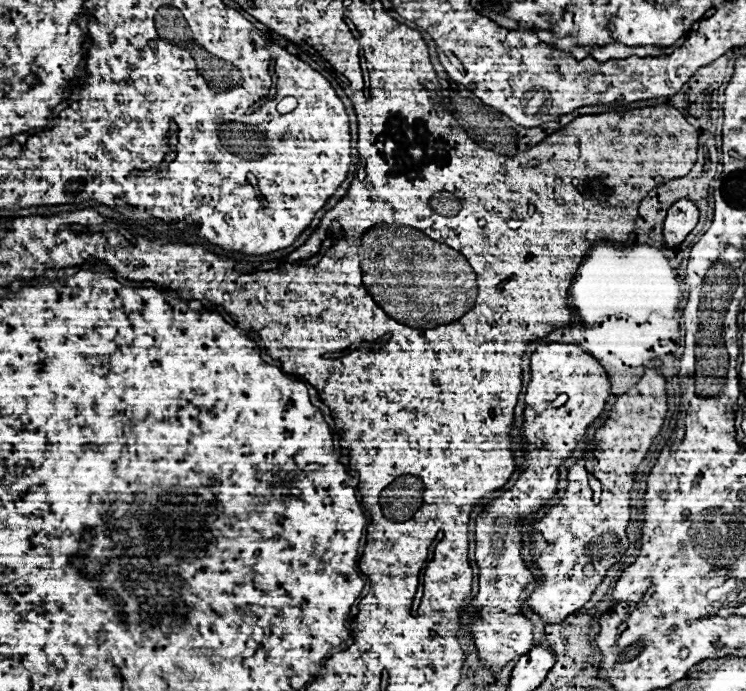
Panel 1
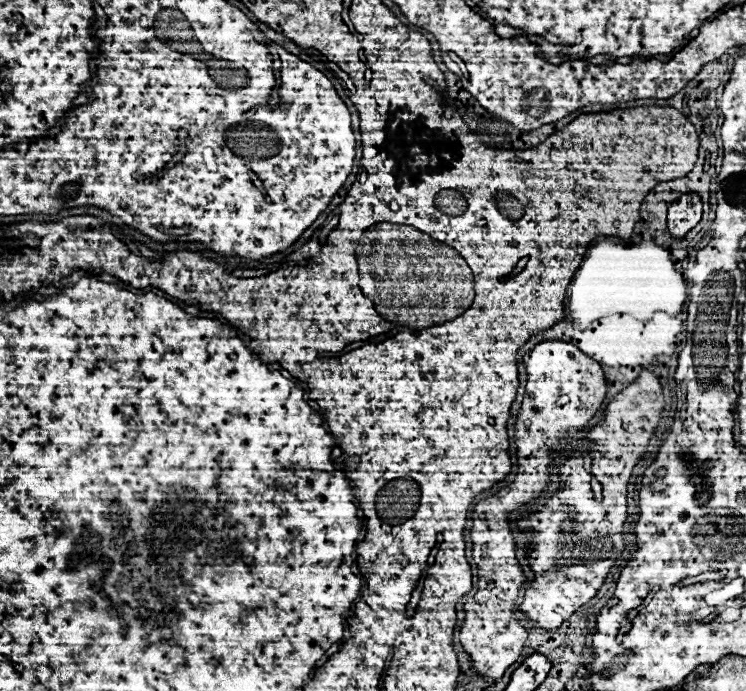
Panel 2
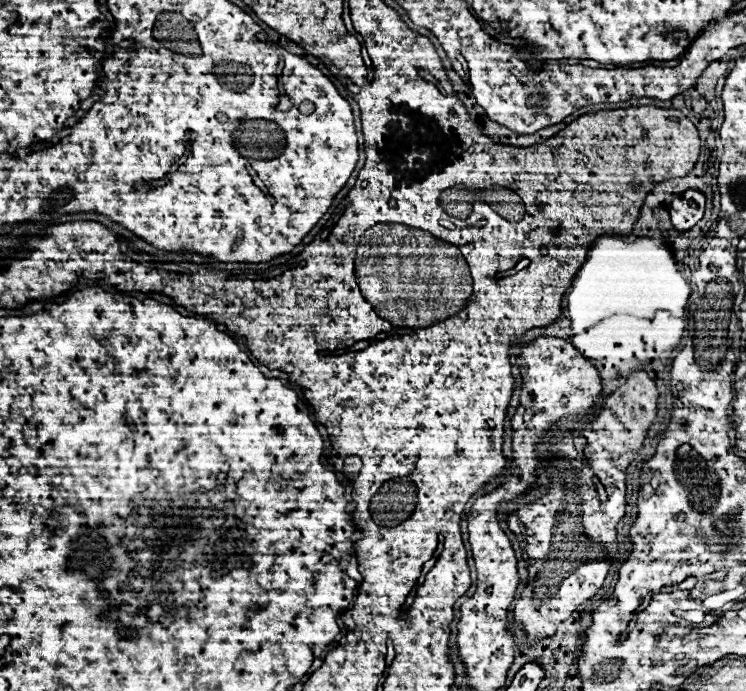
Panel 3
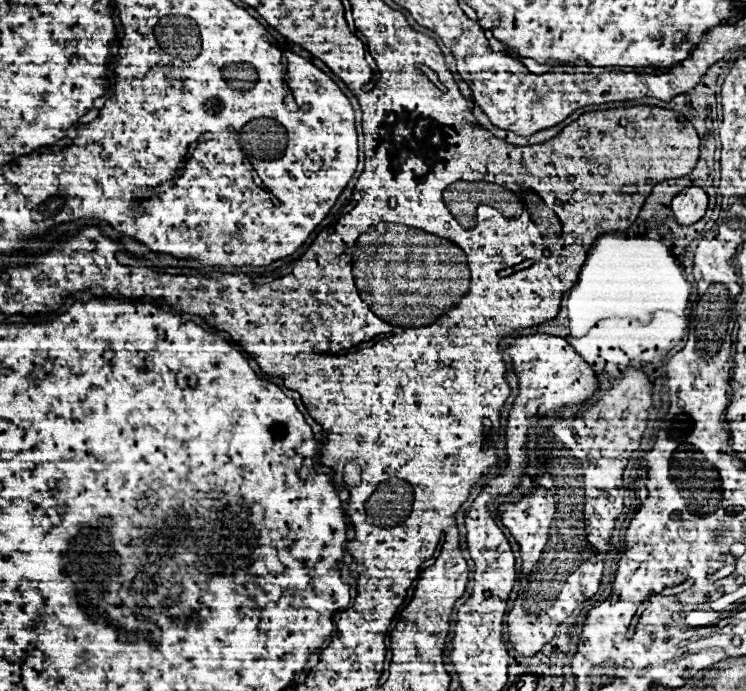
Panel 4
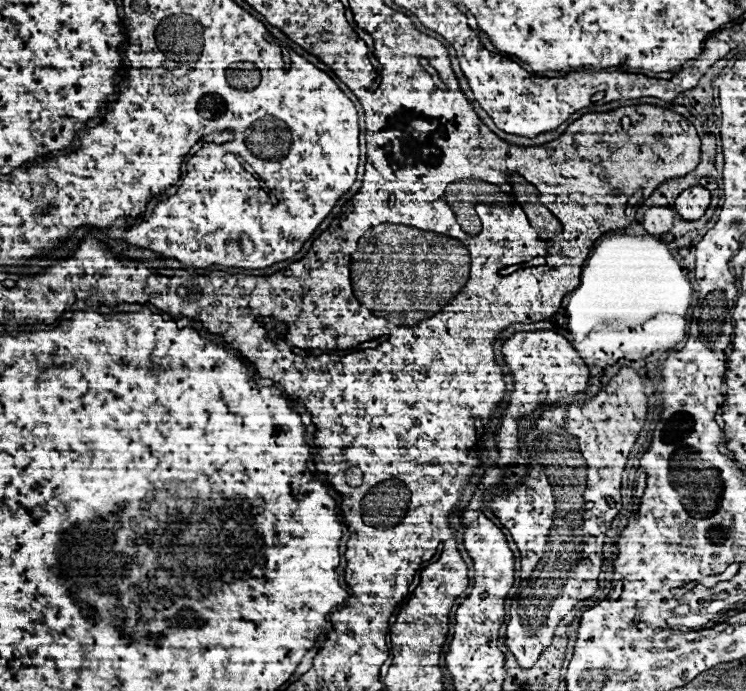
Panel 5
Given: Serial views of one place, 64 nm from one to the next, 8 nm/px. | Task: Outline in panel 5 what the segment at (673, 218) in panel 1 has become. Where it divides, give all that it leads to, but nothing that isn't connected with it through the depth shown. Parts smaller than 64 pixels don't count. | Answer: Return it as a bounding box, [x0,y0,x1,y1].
[672,186,710,222]

